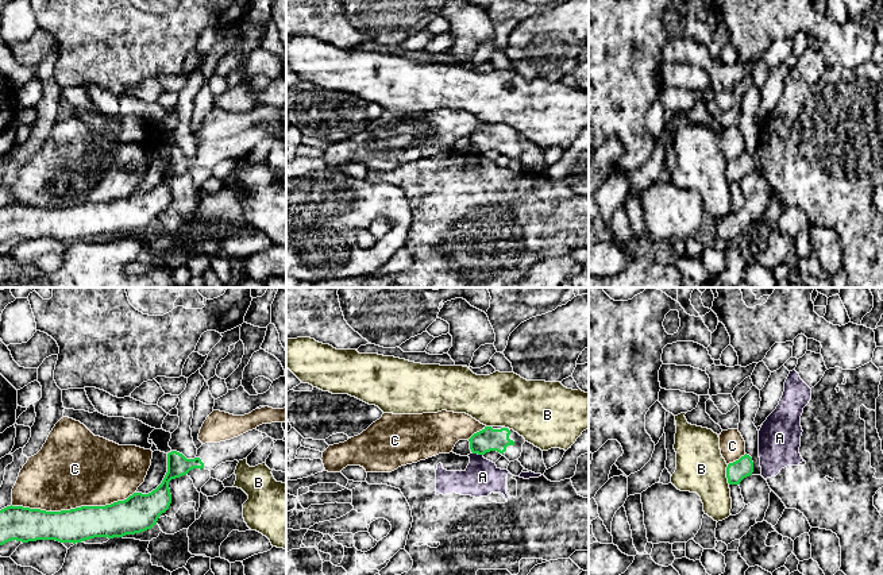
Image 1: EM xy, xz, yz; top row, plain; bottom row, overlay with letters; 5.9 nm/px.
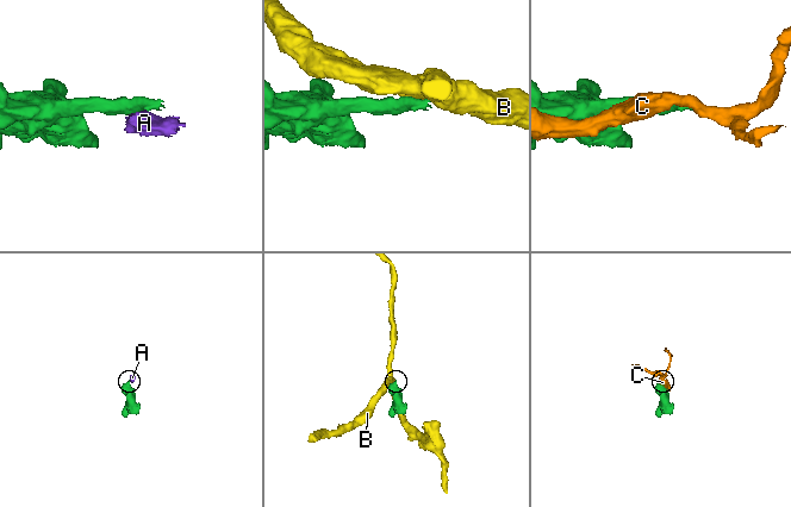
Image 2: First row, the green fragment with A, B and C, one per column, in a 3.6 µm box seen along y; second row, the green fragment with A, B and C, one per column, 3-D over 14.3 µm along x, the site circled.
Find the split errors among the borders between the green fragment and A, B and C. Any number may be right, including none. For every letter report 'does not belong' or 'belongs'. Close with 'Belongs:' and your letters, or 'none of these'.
A: does not belong
B: does not belong
C: does not belong
Belongs: none of these

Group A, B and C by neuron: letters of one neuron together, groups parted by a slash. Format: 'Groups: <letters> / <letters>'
Groups: A / B / C

